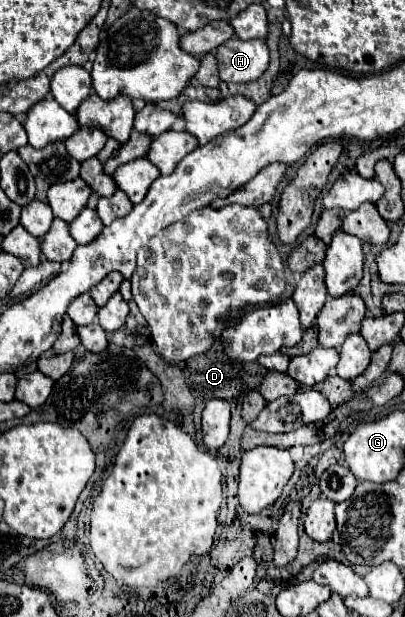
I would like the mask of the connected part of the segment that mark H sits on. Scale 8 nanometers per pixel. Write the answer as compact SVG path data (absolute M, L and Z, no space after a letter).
M230 38L216 48L218 74L222 82L252 82L268 68L268 46L262 38L240 40Z

